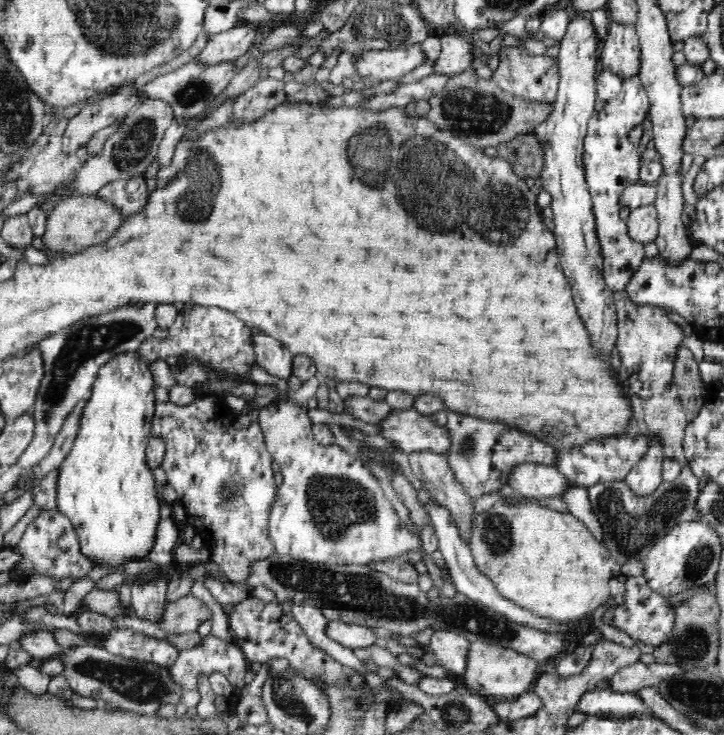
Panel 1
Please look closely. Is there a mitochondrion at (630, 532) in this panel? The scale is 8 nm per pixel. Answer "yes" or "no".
yes

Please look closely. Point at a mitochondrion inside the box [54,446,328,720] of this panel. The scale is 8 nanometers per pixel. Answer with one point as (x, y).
(135, 682)

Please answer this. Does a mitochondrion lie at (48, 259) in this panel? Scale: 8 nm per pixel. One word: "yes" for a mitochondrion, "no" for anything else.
no

